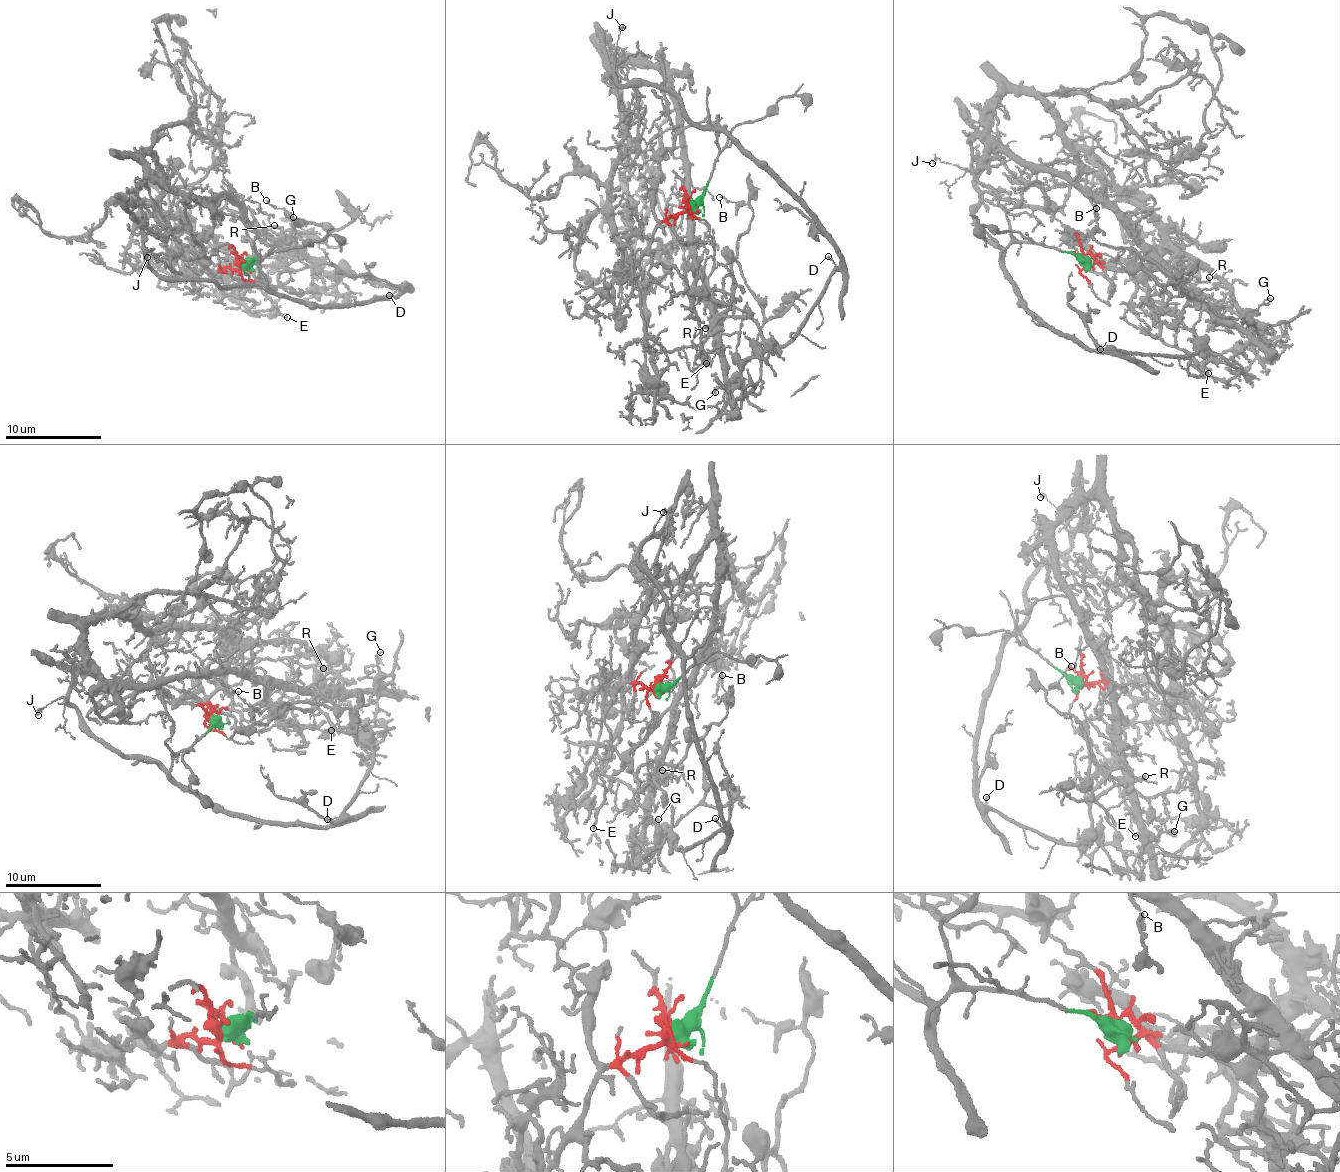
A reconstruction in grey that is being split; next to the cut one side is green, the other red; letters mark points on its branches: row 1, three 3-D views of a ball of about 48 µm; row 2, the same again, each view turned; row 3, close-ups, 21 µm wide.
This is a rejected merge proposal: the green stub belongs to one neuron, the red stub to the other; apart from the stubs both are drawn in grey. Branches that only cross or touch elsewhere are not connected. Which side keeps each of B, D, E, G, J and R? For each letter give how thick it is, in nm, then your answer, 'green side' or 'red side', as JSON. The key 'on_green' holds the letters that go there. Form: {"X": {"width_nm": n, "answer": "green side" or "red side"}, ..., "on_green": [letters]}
{"B": {"width_nm": 100, "answer": "green side"}, "D": {"width_nm": 140, "answer": "green side"}, "E": {"width_nm": 170, "answer": "red side"}, "G": {"width_nm": 110, "answer": "green side"}, "J": {"width_nm": 180, "answer": "green side"}, "R": {"width_nm": 200, "answer": "red side"}, "on_green": ["B", "D", "G", "J"]}

